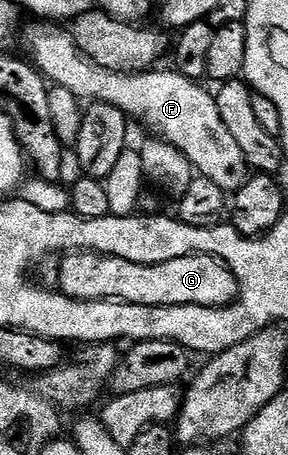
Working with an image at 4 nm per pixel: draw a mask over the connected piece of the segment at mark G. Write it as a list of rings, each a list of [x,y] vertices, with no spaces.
[[[94,252],[67,253],[57,265],[61,275],[60,286],[64,284],[64,272],[76,280],[72,288],[80,288],[80,292],[69,292],[68,297],[85,298],[87,301],[115,300],[117,303],[146,306],[147,308],[172,308],[175,305],[198,305],[203,308],[225,308],[233,305],[239,297],[240,287],[235,274],[227,265],[213,256],[204,253],[174,258],[168,262],[156,264],[140,264],[113,256],[103,256]]]

